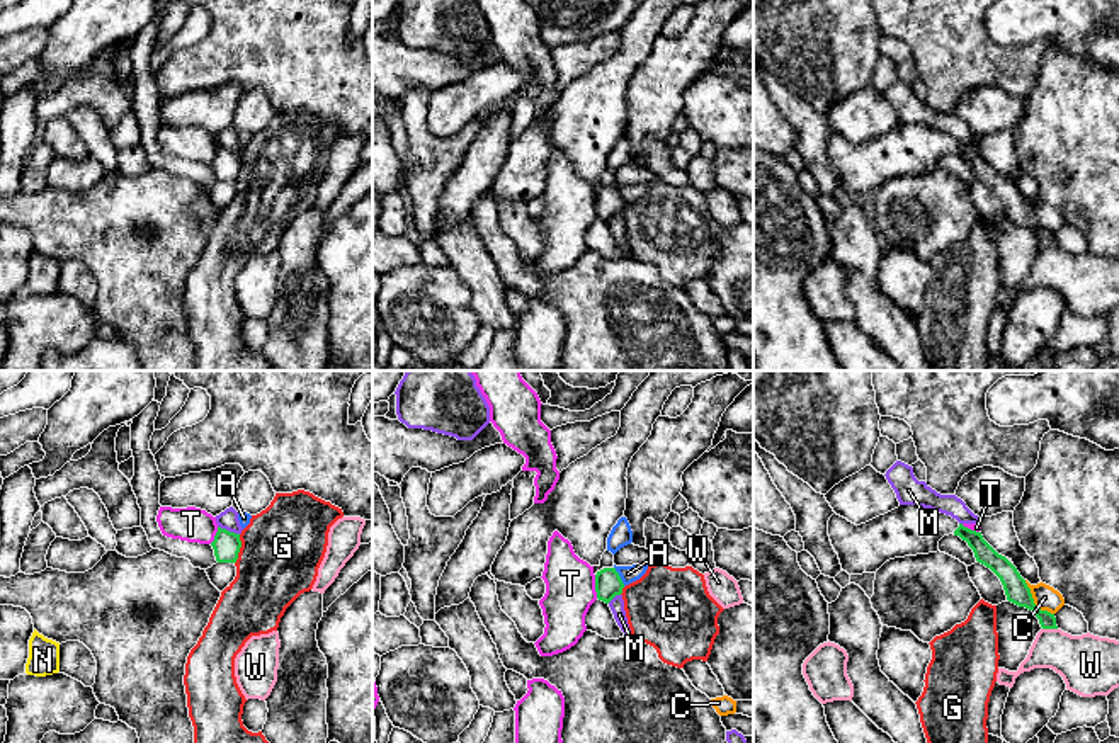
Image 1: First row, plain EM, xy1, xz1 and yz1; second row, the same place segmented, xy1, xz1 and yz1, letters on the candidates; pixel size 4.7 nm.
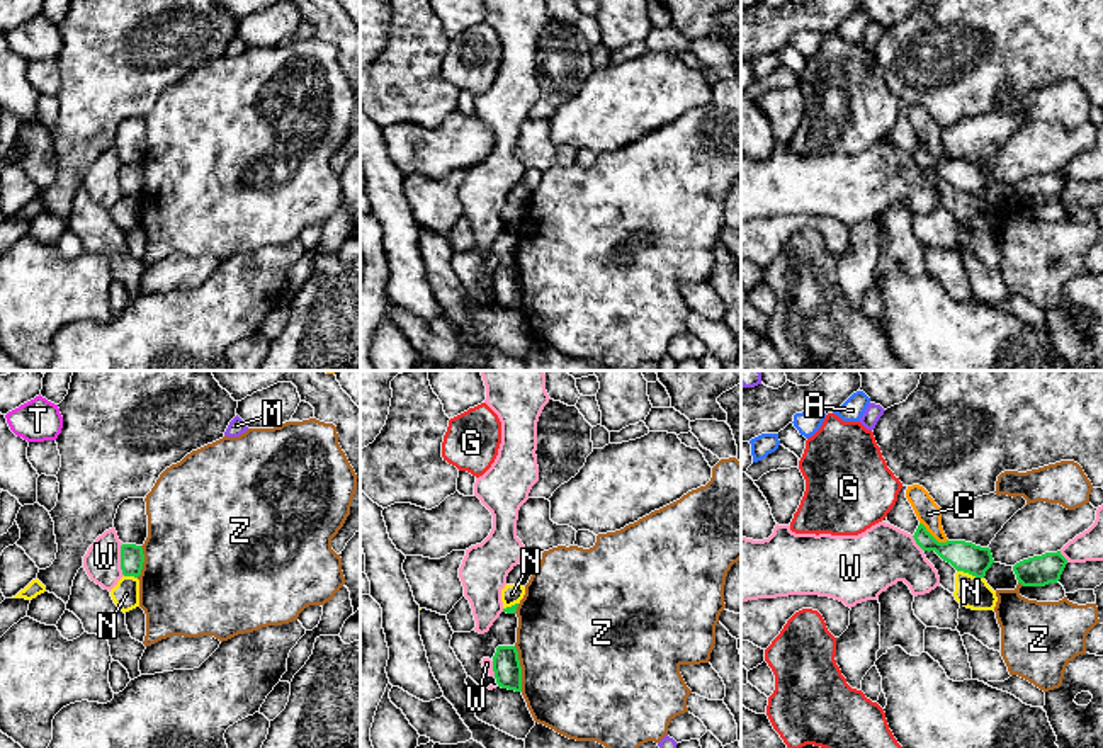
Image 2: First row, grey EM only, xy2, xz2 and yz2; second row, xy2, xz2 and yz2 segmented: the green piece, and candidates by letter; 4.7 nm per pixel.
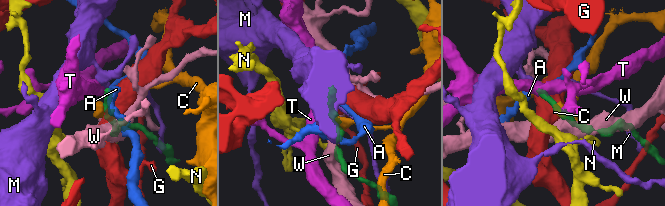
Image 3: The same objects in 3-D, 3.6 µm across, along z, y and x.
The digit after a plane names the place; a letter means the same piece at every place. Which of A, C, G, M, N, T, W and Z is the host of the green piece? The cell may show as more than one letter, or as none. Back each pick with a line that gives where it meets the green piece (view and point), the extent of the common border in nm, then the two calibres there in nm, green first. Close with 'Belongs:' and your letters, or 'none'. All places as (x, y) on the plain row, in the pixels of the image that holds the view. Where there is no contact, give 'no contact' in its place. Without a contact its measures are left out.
Belongs: none

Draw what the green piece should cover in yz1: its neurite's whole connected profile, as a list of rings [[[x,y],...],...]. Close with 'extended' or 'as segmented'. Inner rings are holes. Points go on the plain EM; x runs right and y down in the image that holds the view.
[[[900,124],[861,145],[837,133],[828,139],[832,165],[849,194],[876,192],[895,177],[937,172],[939,160],[949,153],[966,160],[976,180],[1000,197],[1008,221],[1032,230],[1042,248],[1058,248],[1054,233],[1036,226],[1017,187],[998,173],[981,151],[964,146],[951,134],[918,124]]]; extended

